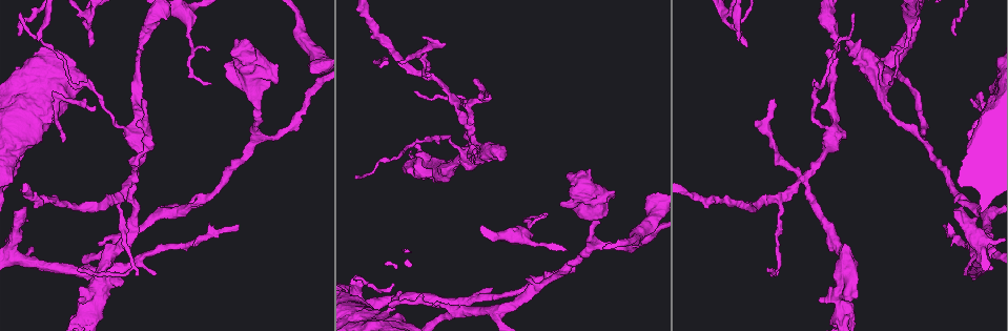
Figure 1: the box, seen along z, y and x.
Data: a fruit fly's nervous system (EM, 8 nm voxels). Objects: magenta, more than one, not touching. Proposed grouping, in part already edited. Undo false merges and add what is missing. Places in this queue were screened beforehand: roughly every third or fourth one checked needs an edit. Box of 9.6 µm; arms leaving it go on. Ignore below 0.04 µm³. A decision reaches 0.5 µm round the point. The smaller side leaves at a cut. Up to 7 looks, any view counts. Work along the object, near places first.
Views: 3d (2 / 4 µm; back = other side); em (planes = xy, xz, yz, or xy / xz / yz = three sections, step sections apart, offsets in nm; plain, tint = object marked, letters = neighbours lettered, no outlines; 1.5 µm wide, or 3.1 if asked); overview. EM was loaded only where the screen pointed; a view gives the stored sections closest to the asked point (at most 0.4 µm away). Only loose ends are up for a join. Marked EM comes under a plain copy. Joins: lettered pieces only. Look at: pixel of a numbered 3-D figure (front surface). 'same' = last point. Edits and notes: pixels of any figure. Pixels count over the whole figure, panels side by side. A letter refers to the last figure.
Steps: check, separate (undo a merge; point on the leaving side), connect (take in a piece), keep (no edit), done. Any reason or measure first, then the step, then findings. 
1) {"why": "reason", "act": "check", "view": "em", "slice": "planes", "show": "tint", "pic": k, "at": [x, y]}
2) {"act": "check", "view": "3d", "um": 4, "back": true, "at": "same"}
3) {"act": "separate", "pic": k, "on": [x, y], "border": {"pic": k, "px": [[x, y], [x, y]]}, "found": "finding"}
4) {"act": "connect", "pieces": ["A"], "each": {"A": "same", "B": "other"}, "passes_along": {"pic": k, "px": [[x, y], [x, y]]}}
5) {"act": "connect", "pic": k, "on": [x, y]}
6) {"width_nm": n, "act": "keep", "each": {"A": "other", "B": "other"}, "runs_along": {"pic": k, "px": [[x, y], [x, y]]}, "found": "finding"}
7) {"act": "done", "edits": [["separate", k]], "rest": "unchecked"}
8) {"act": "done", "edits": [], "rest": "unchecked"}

{"why": "branch stops here", "act": "check", "view": "em", "slice": "yz", "step": 8, "show": "letters", "pic": 1, "at": [880, 64]}

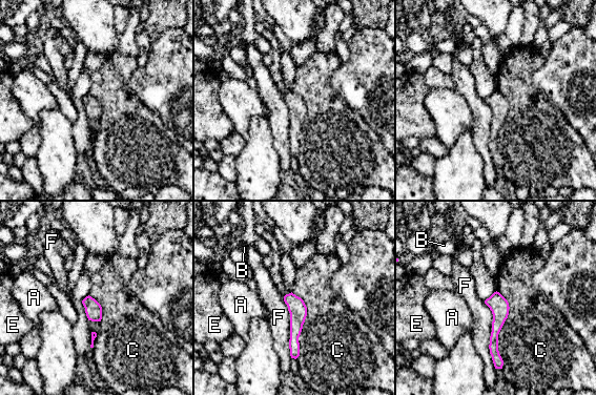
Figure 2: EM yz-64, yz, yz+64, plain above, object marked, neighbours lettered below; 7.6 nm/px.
{"width_nm": 140, "act": "keep", "each": {"A": "other", "B": "other", "C": "other", "E": "other", "F": "other"}, "runs_along": {"pic": 2, "px": [[496, 294], [494, 353], [499, 364]]}, "found": "no lettered piece goes on from it"}

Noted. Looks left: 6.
{"act": "check", "view": "em", "slice": "xy", "step": 4, "show": "tint", "pic": 1, "at": [431, 305]}

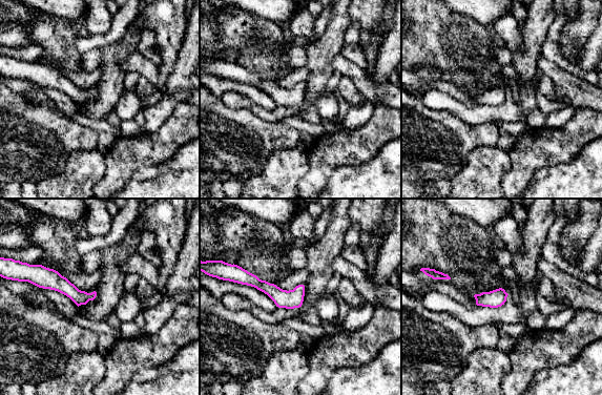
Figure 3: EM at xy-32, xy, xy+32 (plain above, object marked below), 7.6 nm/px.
{"why": "cut it another way", "act": "check", "view": "em", "slice": "planes", "show": "letters", "at": "same"}

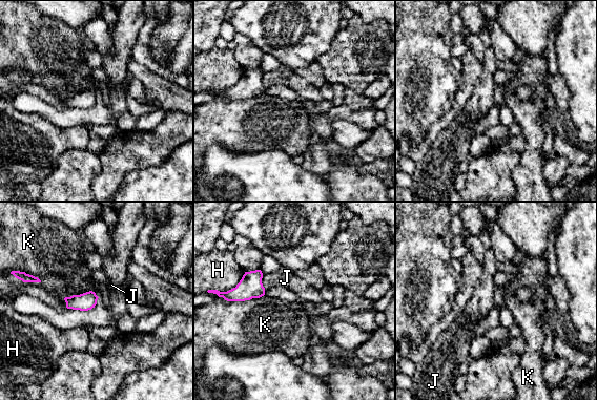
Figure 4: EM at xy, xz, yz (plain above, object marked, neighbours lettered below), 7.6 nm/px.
{"longest_contact_nm": ["K", 280], "act": "keep", "each": {"H": "other", "J": "other", "K": "other"}, "border": {"pic": 4, "px": [[98, 297], [86, 291], [63, 299]]}, "found": "no lettered piece goes on from it"}

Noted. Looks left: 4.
{"why": "an open end", "act": "check", "view": "3d", "um": 4, "pic": 1, "at": [155, 275]}

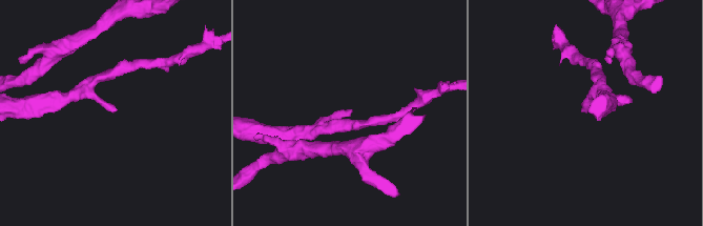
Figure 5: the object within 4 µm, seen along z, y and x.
{"why": "shape alone is not enough", "act": "check", "view": "em", "slice": "yz", "step": 4, "show": "tint", "pic": 5, "at": [581, 109]}

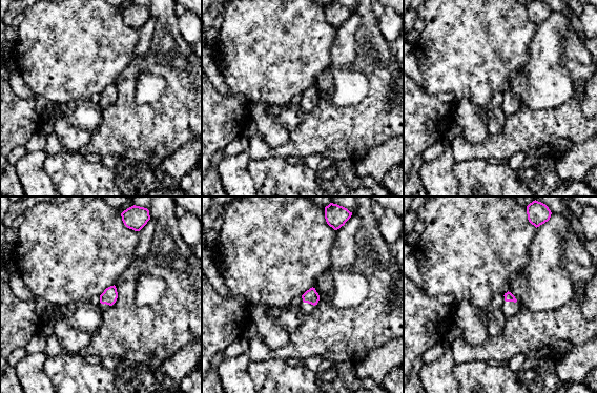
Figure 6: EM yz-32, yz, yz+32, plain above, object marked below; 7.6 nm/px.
{"act": "check", "view": "em", "slice": "planes", "show": "letters", "at": "same"}

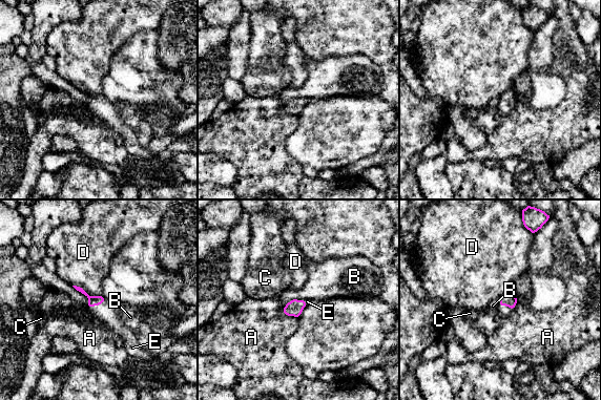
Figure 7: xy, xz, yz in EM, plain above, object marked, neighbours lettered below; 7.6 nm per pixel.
{"act": "connect", "pieces": ["E"], "each": {"A": "other", "B": "other", "C": "other", "D": "other", "E": "same"}, "found": "the neuron continues"}

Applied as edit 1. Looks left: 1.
{"act": "done", "edits": [["connect", 7]], "rest": "unchecked"}

